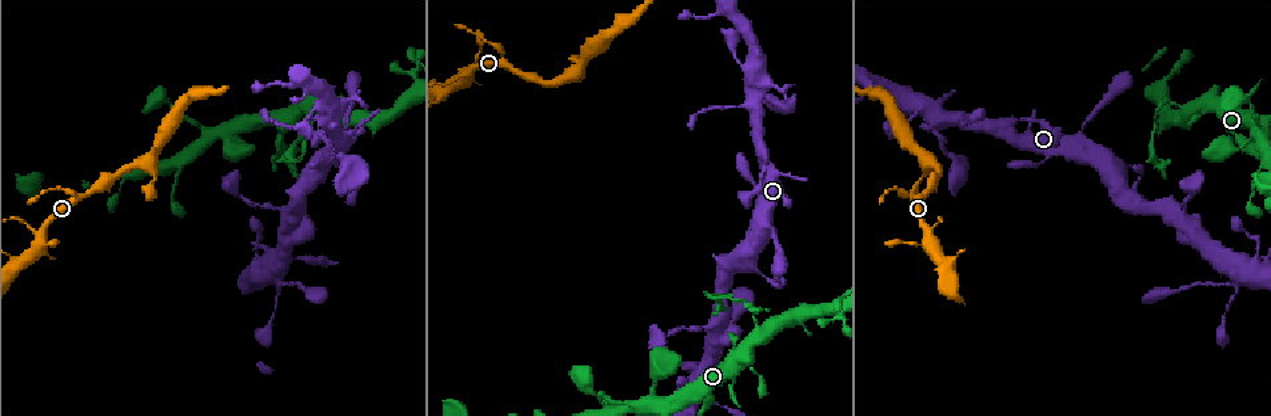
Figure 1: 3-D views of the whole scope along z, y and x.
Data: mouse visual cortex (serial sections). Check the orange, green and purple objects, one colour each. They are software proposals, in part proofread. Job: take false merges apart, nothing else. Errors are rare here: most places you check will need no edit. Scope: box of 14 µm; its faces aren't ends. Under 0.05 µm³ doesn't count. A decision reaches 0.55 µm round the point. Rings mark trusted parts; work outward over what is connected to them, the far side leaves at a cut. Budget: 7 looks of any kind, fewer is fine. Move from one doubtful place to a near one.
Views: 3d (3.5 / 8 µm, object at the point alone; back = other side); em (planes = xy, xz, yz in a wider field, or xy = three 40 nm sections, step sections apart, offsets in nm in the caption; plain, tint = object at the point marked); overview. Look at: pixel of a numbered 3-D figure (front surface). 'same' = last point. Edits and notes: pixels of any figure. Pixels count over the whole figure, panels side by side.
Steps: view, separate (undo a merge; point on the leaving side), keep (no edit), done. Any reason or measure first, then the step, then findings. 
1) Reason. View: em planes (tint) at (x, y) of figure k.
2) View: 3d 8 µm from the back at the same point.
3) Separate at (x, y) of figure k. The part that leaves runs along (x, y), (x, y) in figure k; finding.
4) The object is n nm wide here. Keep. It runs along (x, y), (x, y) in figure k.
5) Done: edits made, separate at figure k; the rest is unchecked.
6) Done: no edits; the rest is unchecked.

Thin arm on a thick one. View: 3d 3.5 µm from the back at (1183, 106) of figure 1.

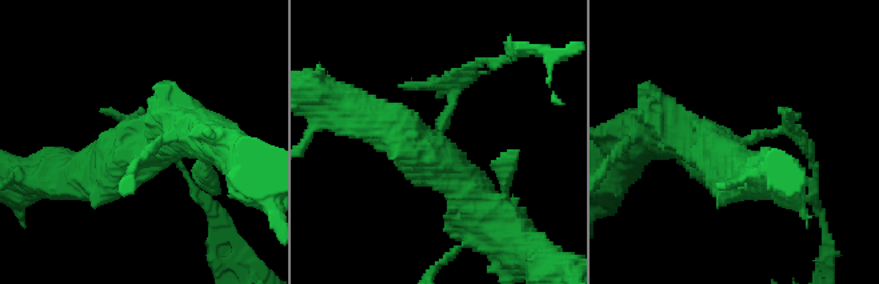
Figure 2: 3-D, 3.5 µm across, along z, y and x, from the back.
3 arms meet here; the arms are 100, 500, 500 nm wide; shape alone is not enough. View: em xy step 1 (tint) at (436, 141) of figure 2.

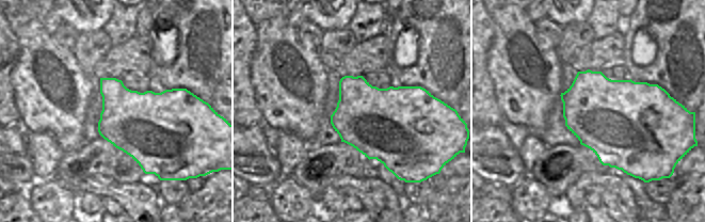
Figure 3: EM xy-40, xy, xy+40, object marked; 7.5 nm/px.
Separate at (414, 86) of figure 2. The part that leaves runs along (446, 110), (458, 79), (503, 59) in figure 2; two cells meet here.

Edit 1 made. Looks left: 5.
Looks like a crossing. View: 3d 3.5 µm at (710, 328) of figure 1.

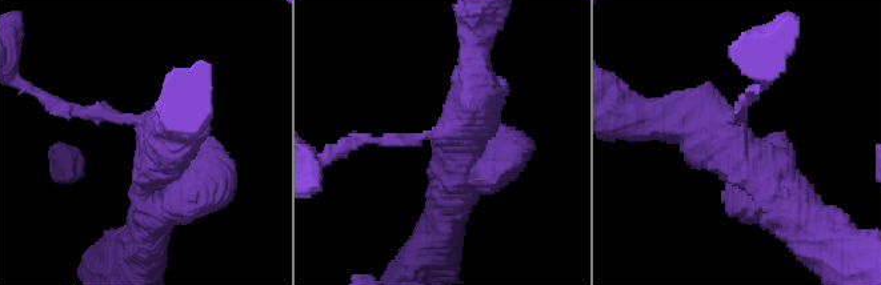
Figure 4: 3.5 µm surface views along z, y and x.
Need the tissue. View: em planes (tint) at (149, 127) of figure 4.

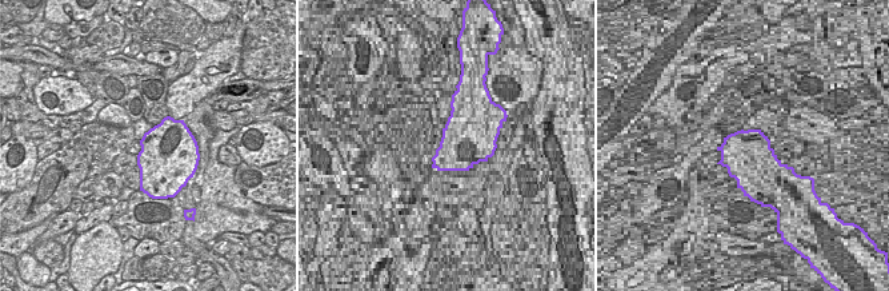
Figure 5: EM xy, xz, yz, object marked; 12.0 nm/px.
Keep. It runs along (631, 115), (699, 123), (784, 192) in figure 4; continuous, no second cell.

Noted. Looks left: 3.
Thick turns thin. View: 3d 3.5 µm at (278, 280) of figure 1.

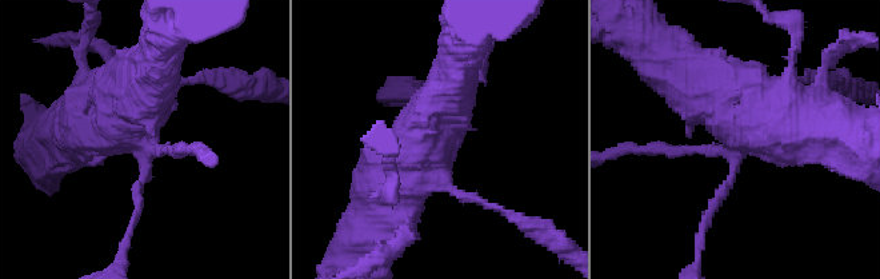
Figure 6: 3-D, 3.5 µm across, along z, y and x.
Shape alone is not enough. View: em xy step 1 (plain) at (730, 142) of figure 6.

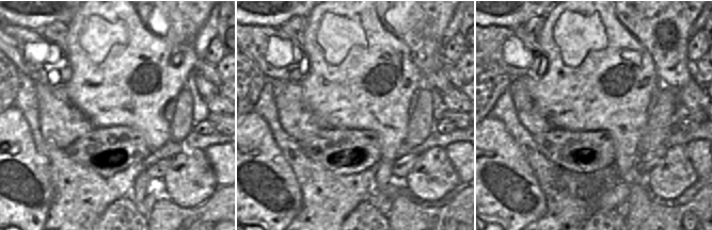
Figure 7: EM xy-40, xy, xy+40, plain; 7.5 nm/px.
View: em xy step 1 (tint) at the same point.

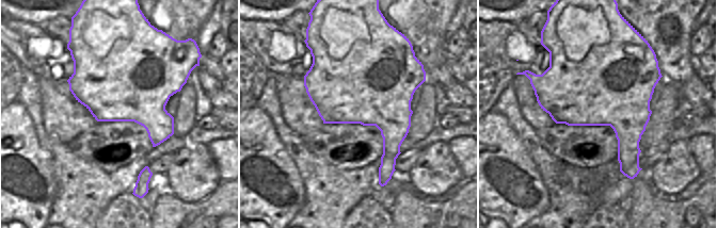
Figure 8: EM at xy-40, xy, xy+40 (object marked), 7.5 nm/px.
Keep. One cell here.

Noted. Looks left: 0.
Done: edits made, separate at figure 2; the rest is unchecked.

